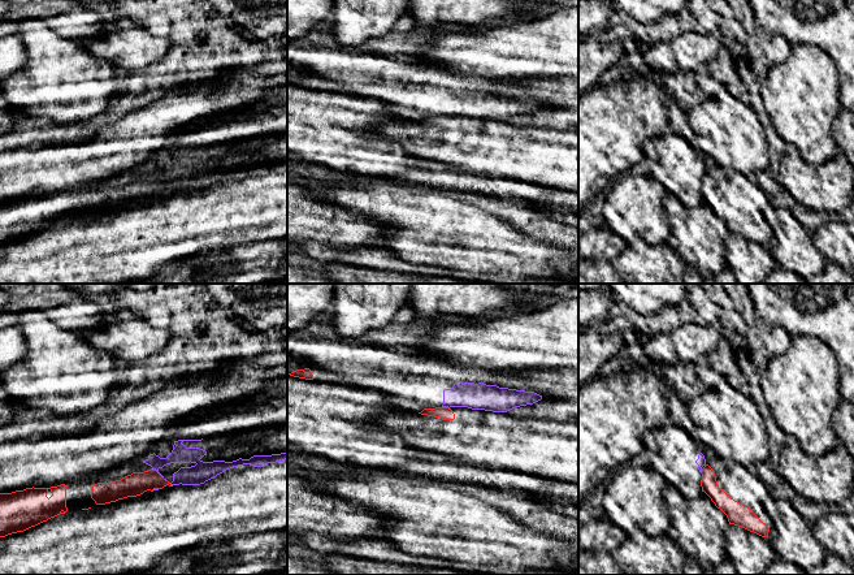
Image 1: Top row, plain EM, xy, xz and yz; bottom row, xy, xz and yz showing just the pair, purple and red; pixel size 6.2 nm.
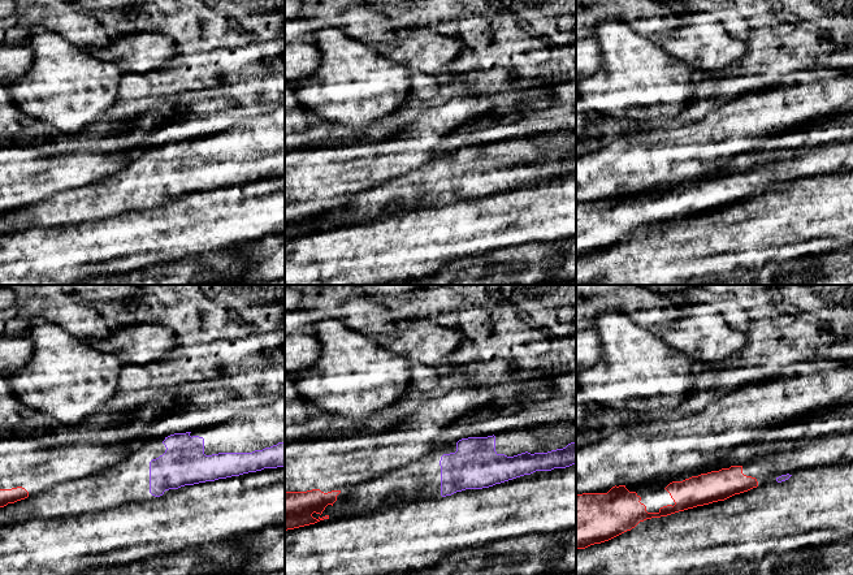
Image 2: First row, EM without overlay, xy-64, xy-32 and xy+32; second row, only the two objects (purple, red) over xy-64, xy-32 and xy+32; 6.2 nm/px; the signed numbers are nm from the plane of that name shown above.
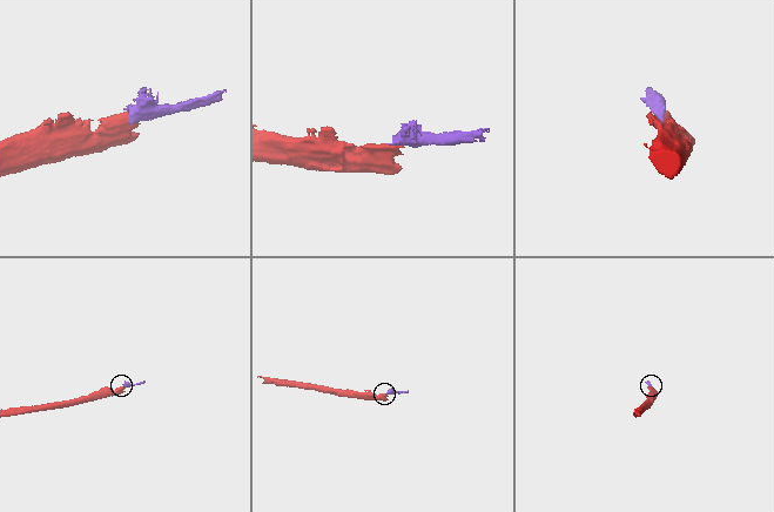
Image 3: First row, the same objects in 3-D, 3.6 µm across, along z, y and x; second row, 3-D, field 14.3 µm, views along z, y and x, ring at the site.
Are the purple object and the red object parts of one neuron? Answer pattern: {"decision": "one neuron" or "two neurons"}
{"decision": "two neurons"}

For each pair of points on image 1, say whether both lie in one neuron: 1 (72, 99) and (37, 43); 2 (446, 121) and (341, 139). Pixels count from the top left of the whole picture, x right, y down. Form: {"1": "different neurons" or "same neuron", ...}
{"1": "same neuron", "2": "different neurons"}

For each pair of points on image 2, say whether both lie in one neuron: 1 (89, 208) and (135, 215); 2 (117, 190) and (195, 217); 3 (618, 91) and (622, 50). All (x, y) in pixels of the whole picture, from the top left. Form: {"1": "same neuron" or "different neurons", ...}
{"1": "different neurons", "2": "different neurons", "3": "same neuron"}

